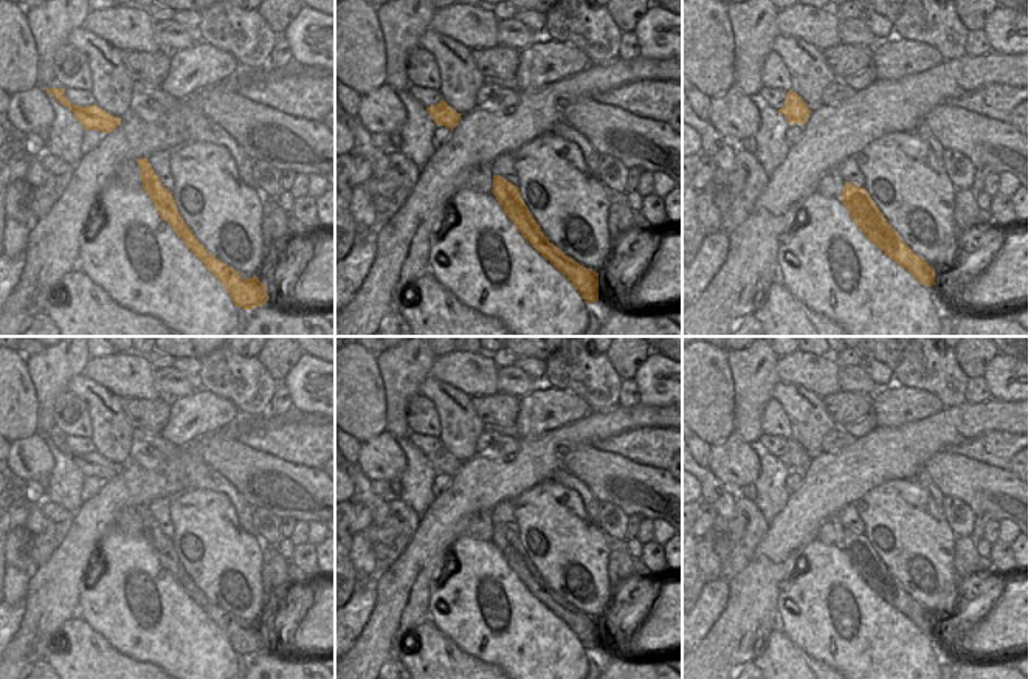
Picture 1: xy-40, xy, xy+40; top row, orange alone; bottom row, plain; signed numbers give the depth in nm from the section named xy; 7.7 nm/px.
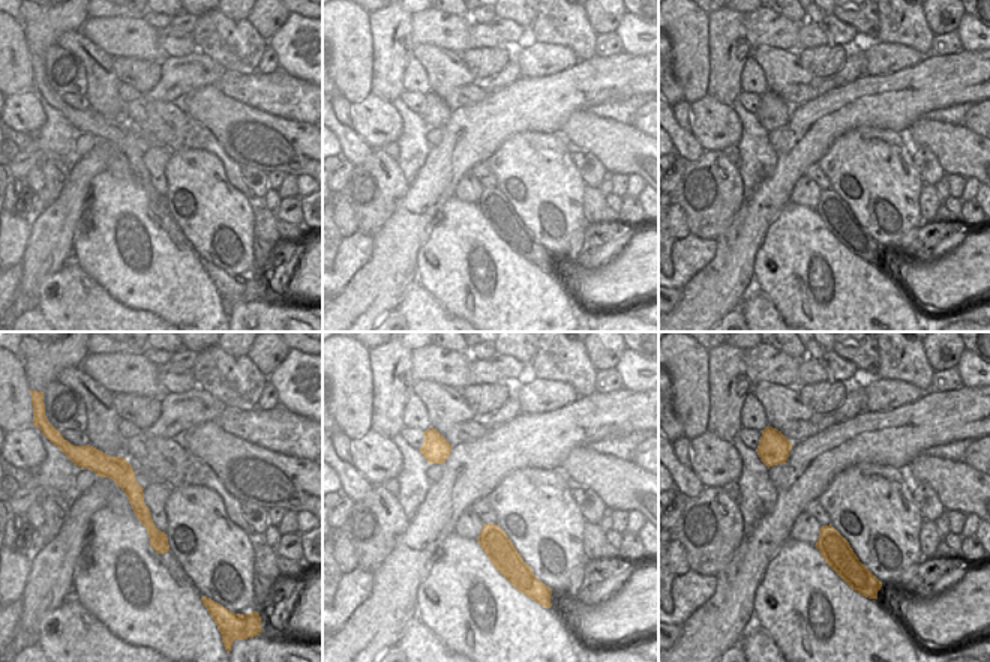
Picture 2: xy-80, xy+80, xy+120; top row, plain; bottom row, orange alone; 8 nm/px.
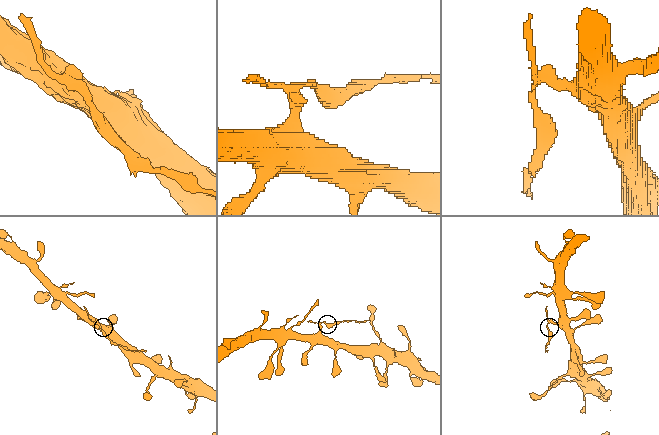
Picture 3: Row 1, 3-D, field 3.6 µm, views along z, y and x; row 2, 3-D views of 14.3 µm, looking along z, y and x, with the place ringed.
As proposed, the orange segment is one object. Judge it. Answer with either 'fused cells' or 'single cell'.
fused cells

